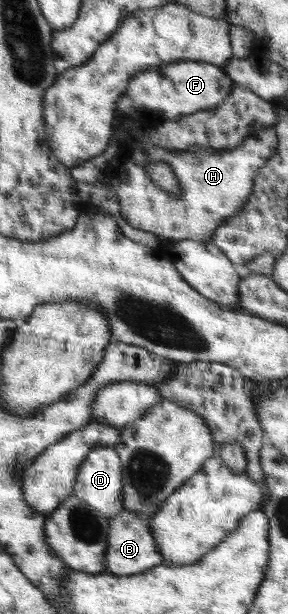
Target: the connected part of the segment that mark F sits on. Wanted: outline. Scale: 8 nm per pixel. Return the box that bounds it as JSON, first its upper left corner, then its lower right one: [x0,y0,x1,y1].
[117,61,235,119]

